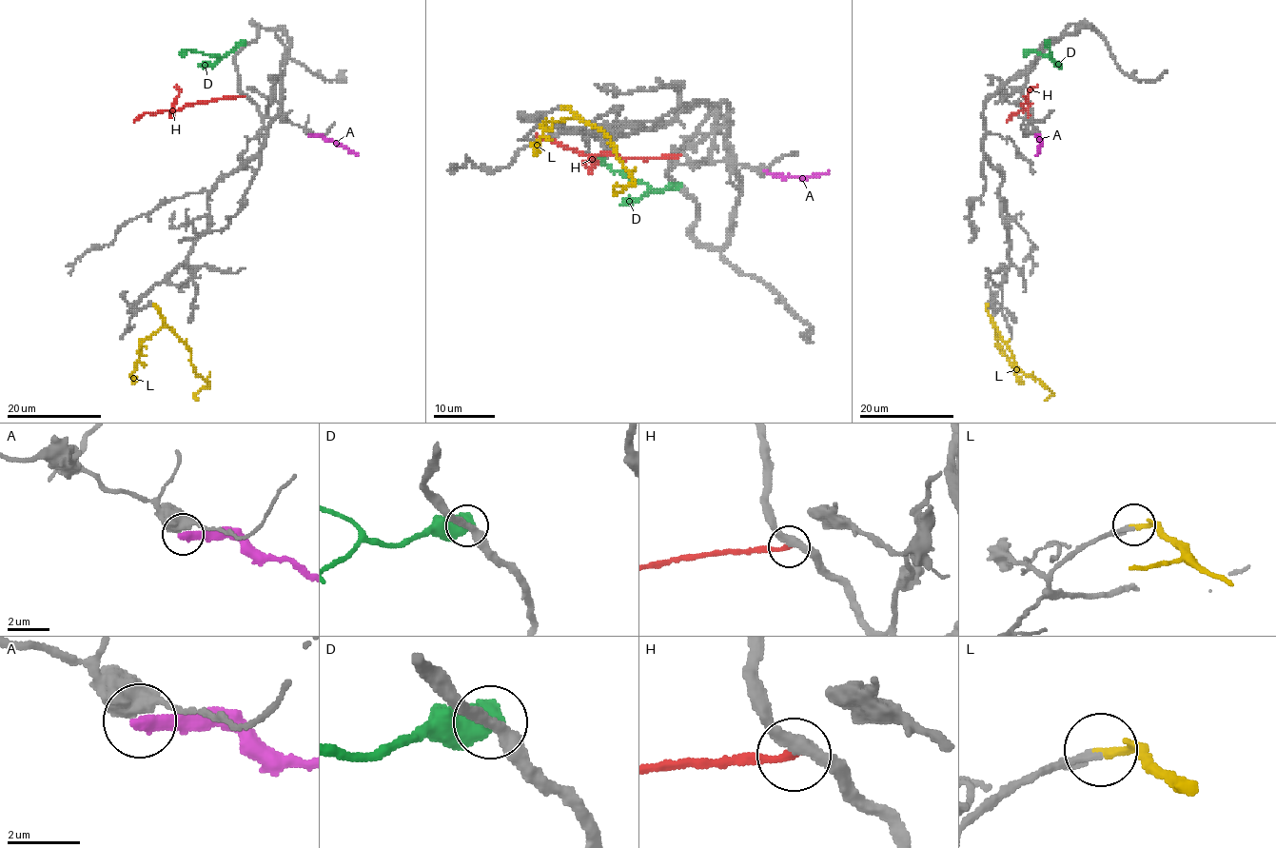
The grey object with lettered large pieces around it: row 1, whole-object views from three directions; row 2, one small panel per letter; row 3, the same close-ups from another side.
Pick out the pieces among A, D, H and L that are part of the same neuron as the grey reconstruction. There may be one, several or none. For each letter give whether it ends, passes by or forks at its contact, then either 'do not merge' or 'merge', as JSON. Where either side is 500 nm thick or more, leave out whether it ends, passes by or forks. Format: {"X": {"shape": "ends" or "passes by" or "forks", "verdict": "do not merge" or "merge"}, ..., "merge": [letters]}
{"A": {"verdict": "do not merge"}, "D": {"verdict": "do not merge"}, "H": {"shape": "ends", "verdict": "do not merge"}, "L": {"shape": "ends", "verdict": "merge"}, "merge": ["L"]}

